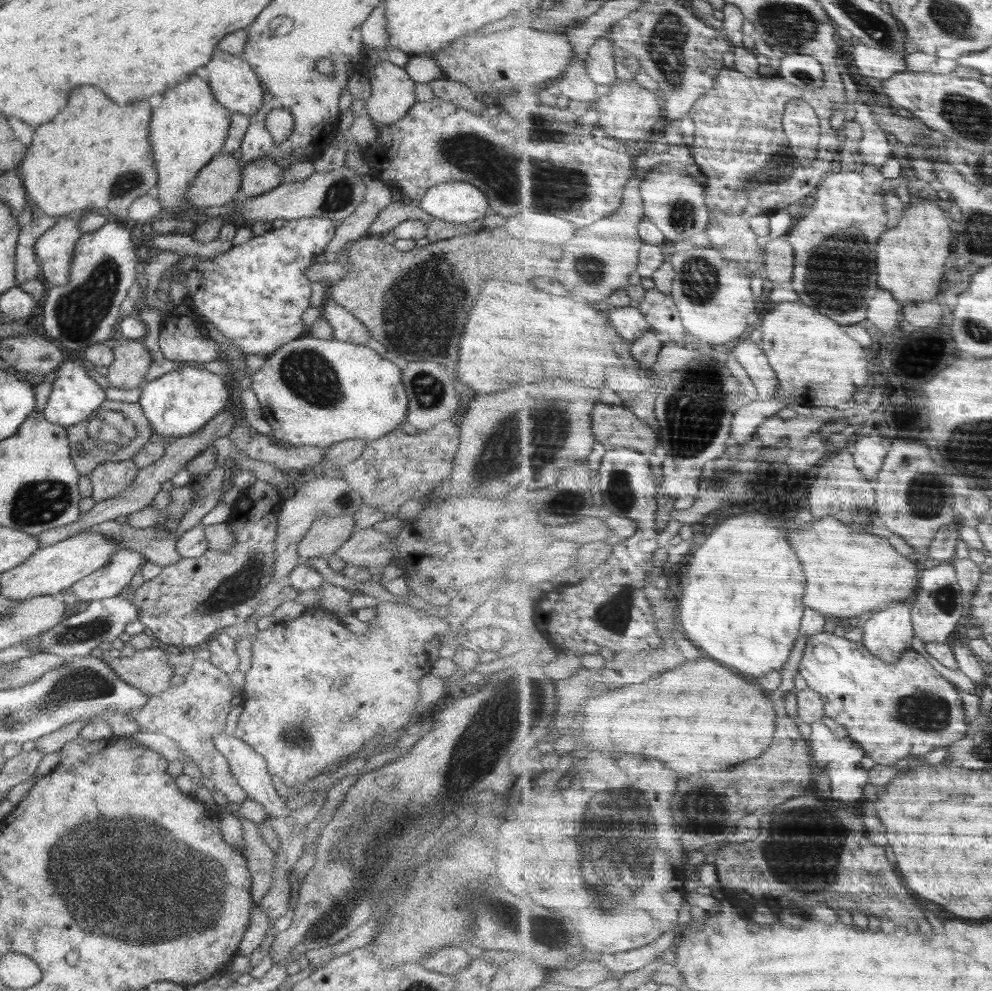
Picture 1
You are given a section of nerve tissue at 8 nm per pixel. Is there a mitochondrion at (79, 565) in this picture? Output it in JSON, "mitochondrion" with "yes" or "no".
{"mitochondrion":"no"}

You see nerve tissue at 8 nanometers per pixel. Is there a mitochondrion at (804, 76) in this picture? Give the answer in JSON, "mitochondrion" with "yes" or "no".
{"mitochondrion":"yes"}

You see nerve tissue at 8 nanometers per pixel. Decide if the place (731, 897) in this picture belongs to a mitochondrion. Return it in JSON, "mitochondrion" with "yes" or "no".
{"mitochondrion":"no"}

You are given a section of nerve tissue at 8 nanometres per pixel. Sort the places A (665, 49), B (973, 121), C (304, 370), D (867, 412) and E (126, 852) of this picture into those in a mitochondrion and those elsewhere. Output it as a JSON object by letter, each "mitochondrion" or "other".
{"A":"mitochondrion","B":"mitochondrion","C":"mitochondrion","D":"other","E":"mitochondrion"}

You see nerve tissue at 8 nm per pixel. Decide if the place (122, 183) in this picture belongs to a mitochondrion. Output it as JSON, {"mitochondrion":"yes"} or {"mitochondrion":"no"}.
{"mitochondrion":"yes"}

